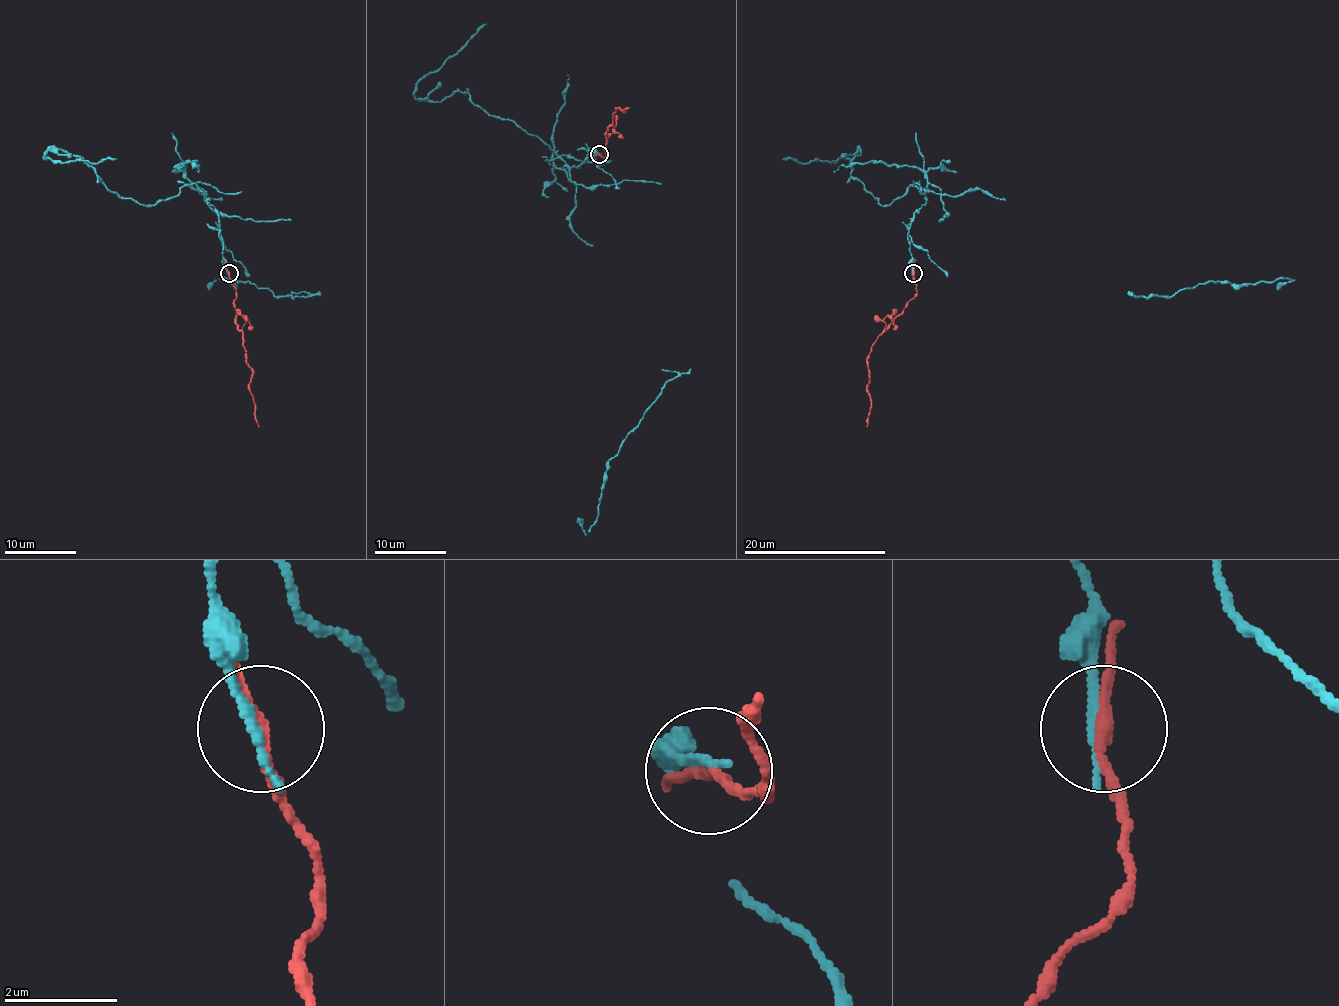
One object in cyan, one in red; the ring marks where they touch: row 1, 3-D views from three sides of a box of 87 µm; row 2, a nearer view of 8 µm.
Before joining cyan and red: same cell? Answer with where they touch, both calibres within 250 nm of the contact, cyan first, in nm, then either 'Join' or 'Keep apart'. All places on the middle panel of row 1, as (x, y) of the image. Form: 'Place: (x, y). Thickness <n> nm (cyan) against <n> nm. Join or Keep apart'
Place: (599, 154). Thickness 180 nm (cyan) against 190 nm. Keep apart

